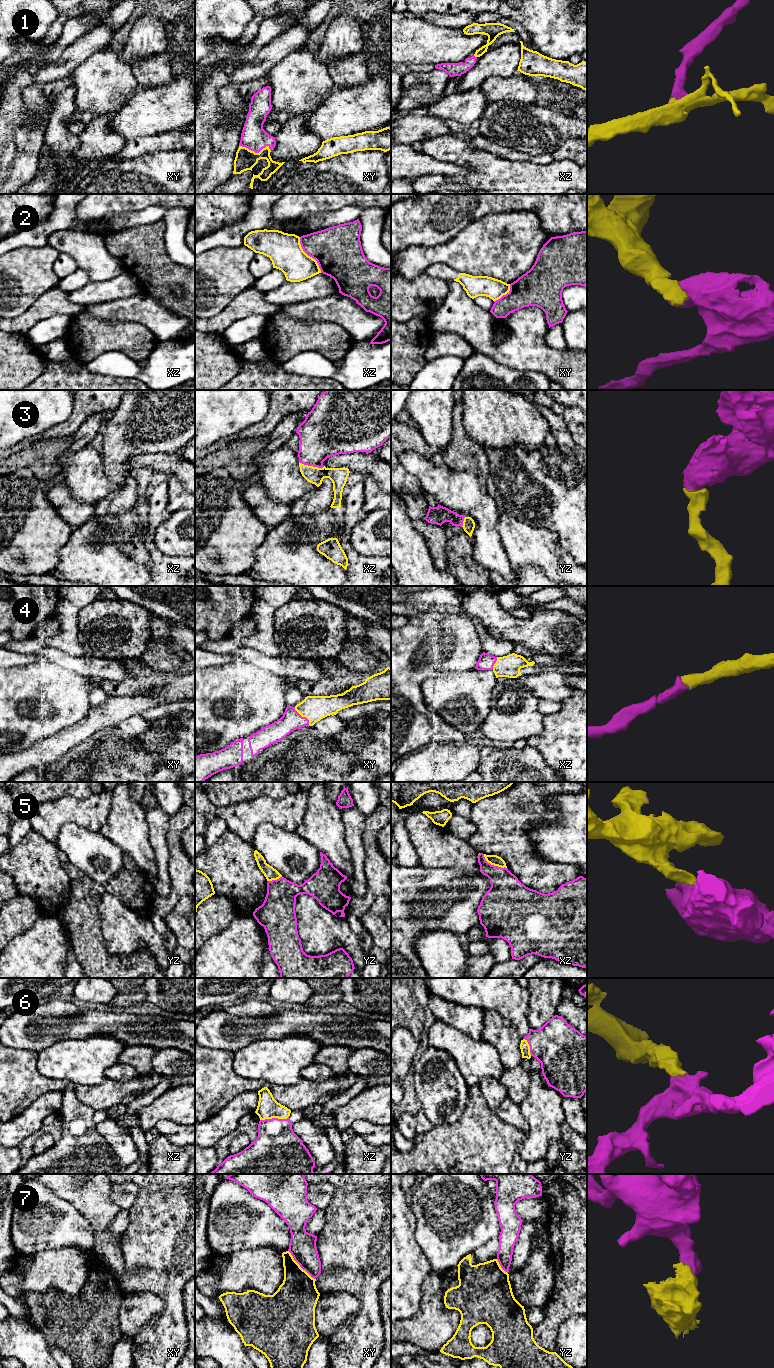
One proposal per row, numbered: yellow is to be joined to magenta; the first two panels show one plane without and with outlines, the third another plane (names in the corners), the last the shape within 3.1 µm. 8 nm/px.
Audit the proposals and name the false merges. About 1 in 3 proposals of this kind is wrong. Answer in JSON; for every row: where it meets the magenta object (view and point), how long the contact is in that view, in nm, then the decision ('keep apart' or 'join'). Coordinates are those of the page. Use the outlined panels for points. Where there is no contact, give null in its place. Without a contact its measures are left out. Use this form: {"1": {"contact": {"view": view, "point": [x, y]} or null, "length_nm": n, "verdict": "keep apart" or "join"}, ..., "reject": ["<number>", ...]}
{"1": {"contact": {"view": "xy", "point": [255, 152]}, "length_nm": 260, "verdict": "join"}, "2": {"contact": {"view": "xz", "point": [309, 255]}, "length_nm": 340, "verdict": "keep apart"}, "3": {"contact": {"view": "xz", "point": [311, 465]}, "length_nm": 200, "verdict": "join"}, "4": {"contact": {"view": "xy", "point": [303, 717]}, "length_nm": 200, "verdict": "join"}, "5": {"contact": {"view": "xz", "point": [493, 865]}, "length_nm": 220, "verdict": "keep apart"}, "6": {"contact": {"view": "xz", "point": [274, 1118]}, "length_nm": 240, "verdict": "join"}, "7": {"contact": {"view": "xy", "point": [300, 1266]}, "length_nm": 320, "verdict": "keep apart"}, "reject": ["2", "5", "7"]}

